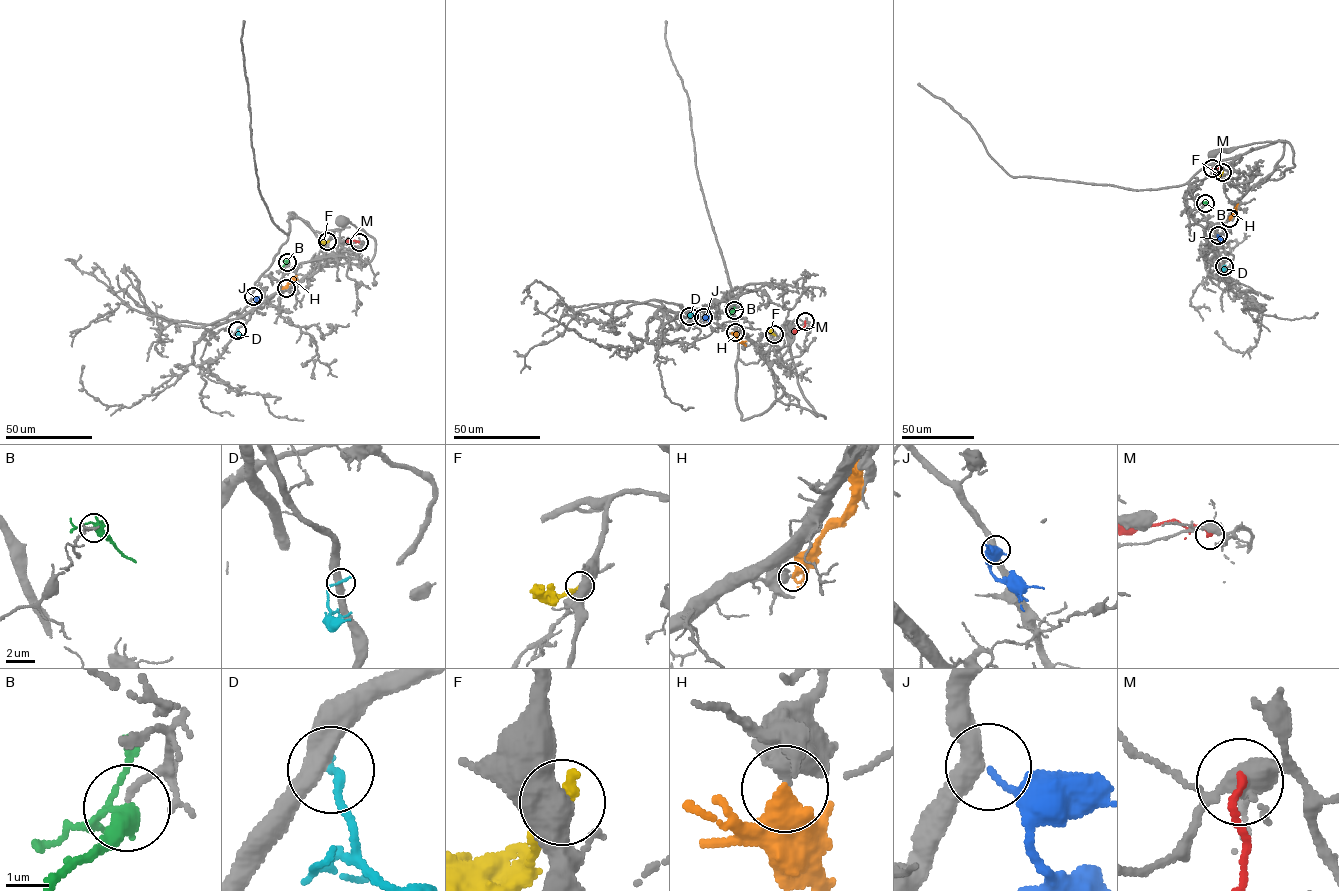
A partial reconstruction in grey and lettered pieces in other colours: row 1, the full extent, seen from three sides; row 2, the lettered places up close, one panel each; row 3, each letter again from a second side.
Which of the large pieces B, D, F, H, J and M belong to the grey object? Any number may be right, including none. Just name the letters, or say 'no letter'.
B, J

